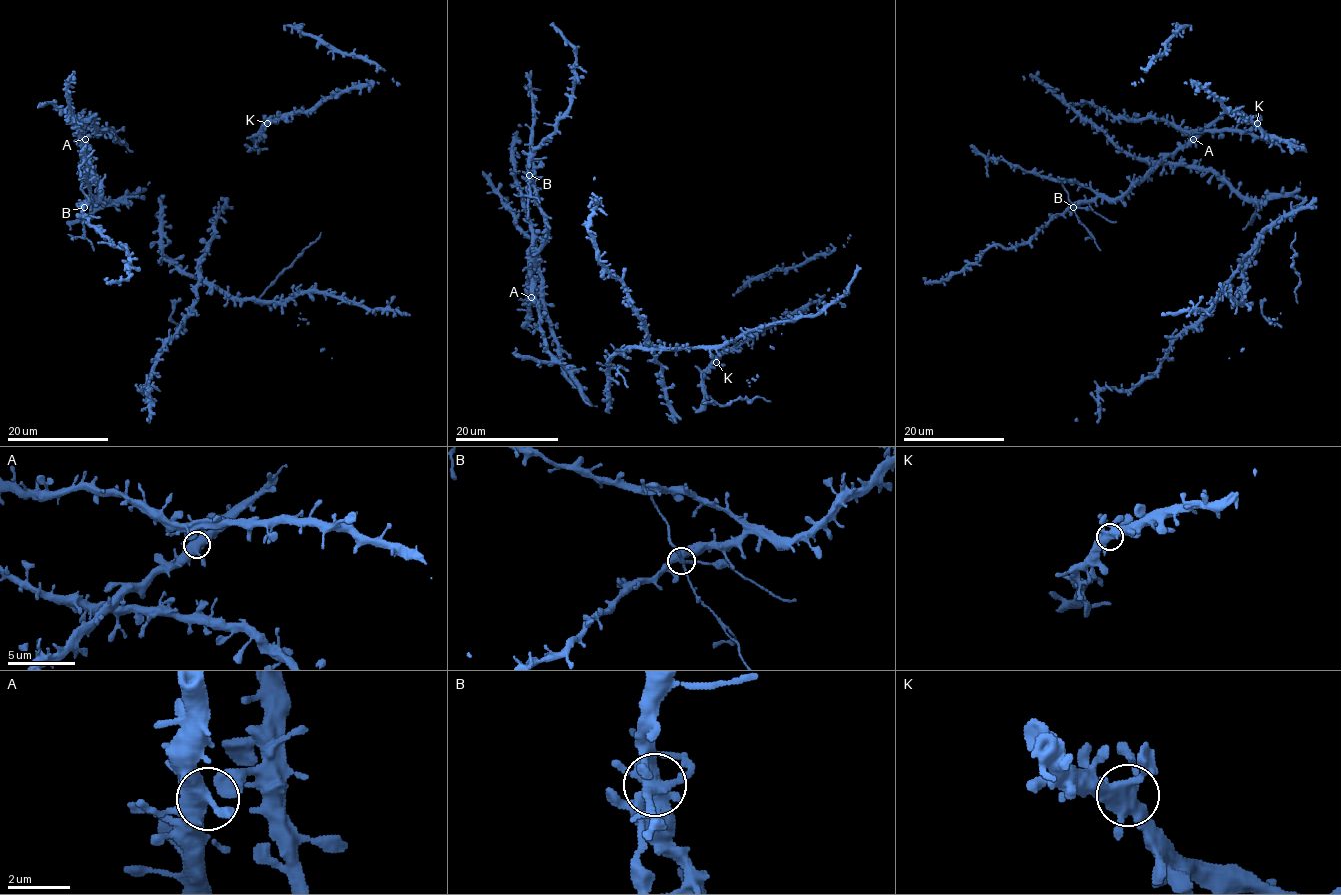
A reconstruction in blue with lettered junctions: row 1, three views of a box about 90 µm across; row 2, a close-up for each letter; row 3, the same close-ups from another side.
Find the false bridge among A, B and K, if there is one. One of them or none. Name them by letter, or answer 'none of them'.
B

